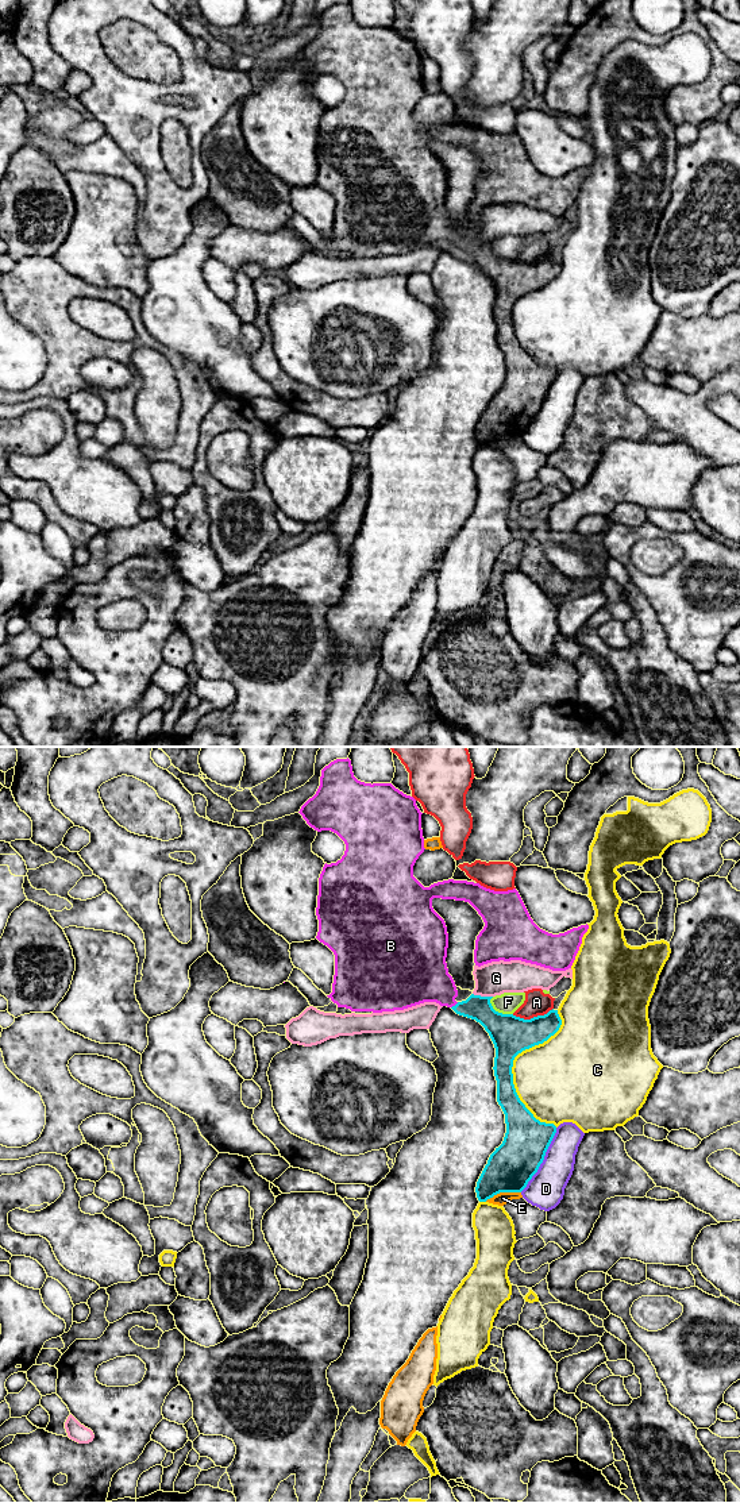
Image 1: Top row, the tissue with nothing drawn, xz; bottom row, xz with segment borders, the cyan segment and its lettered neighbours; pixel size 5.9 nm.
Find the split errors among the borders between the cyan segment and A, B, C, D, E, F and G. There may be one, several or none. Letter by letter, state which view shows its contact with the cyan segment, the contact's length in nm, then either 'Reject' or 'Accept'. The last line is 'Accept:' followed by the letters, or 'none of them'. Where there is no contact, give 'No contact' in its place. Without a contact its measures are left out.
A: Touches cyan in xz. Shared border 260 nm. Reject
B: Touches cyan in xz. Shared border 60 nm. Accept
C: Touches cyan in xz. Shared border 700 nm. Reject
D: Touches cyan in xz. Shared border 440 nm. Reject
E: Touches cyan in xz. Shared border 220 nm. Reject
F: Touches cyan in xz. Shared border 170 nm. Reject
G: Touches cyan in xz. Shared border 120 nm. Reject
Accept: B

